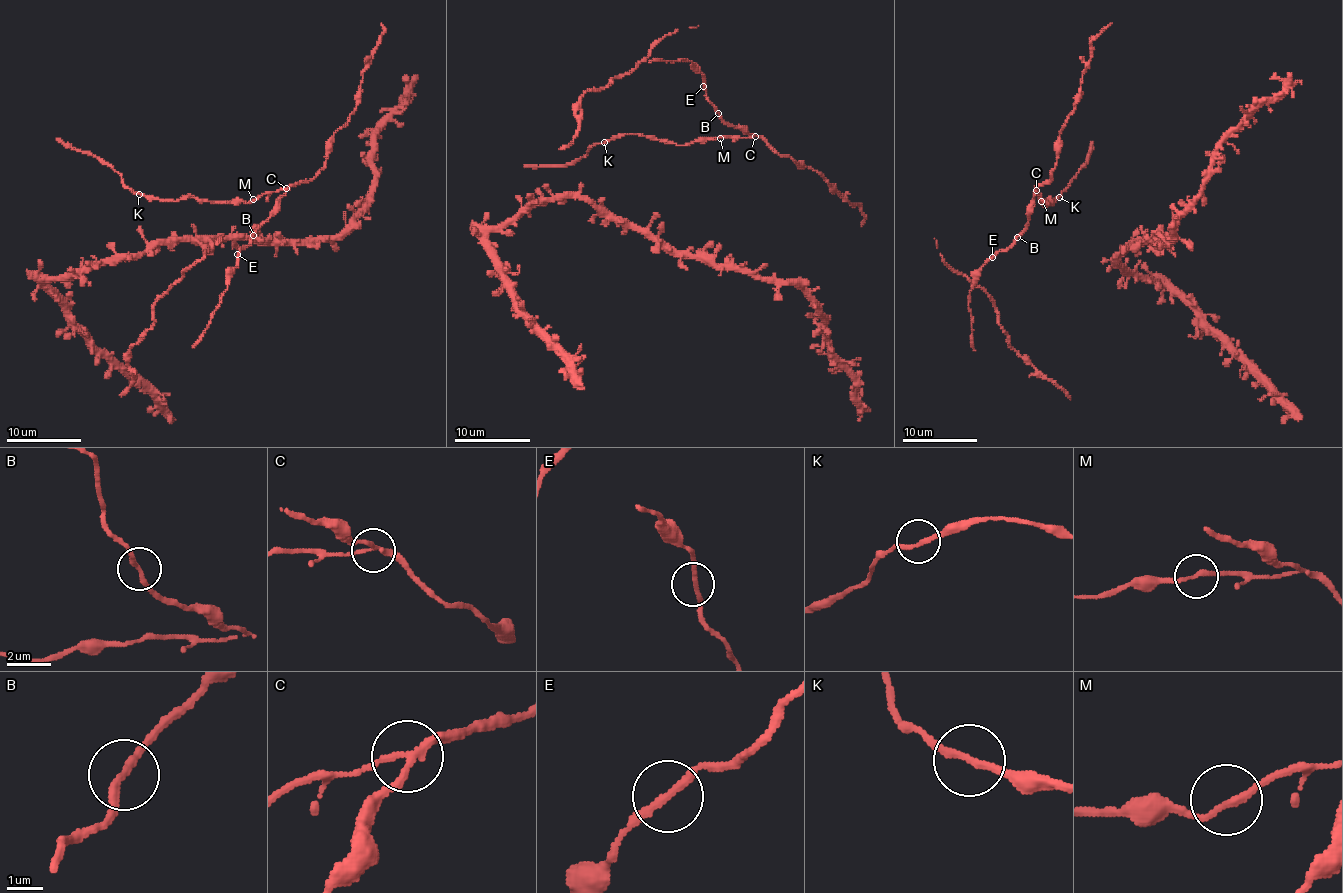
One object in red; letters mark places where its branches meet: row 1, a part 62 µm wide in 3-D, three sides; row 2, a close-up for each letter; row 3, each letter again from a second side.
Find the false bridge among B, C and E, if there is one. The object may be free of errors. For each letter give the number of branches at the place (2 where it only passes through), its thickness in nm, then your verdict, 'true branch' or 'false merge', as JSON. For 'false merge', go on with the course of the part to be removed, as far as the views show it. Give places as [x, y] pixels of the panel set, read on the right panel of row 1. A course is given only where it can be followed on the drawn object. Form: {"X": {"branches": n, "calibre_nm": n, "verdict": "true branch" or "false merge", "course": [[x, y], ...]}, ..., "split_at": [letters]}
{"B": {"branches": 2, "calibre_nm": 220, "verdict": "true branch"}, "C": {"branches": 3, "calibre_nm": 190, "verdict": "false merge", "course": [[1035, 189], [1044, 205], [1053, 203], [1050, 200], [1048, 204], [1061, 195], [1083, 167], [1092, 151], [1091, 142]]}, "E": {"branches": 2, "calibre_nm": 200, "verdict": "true branch"}, "split_at": ["C"]}

